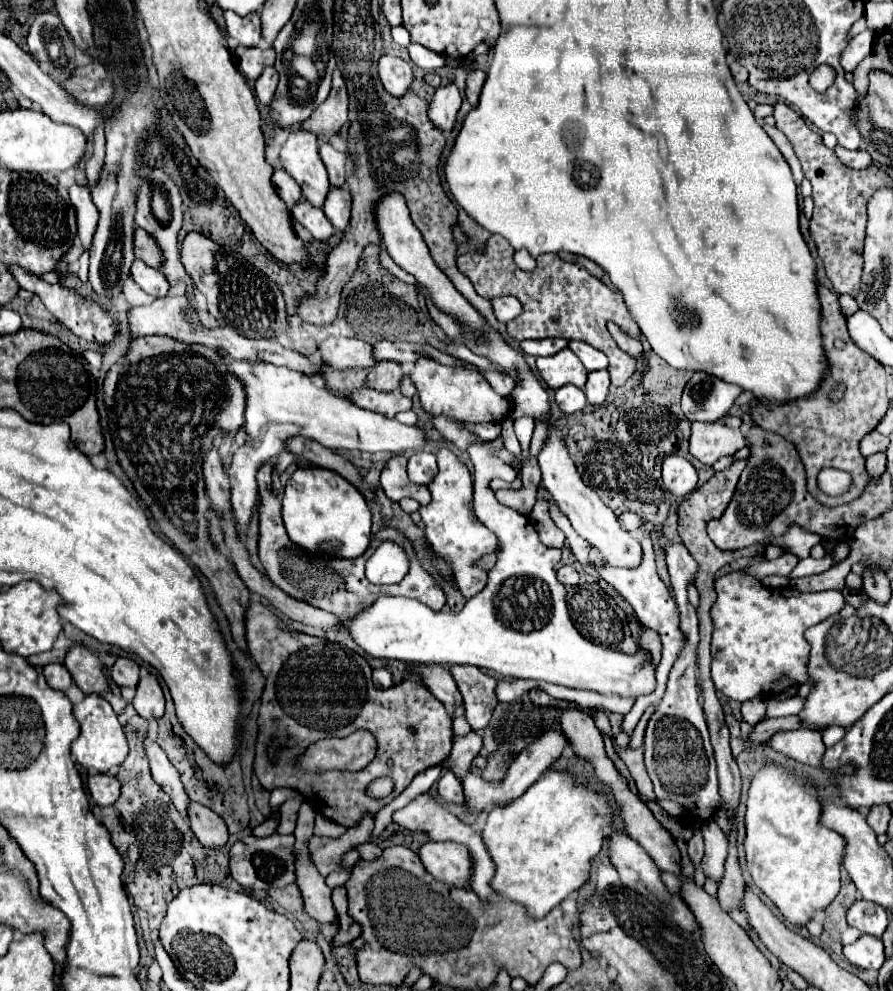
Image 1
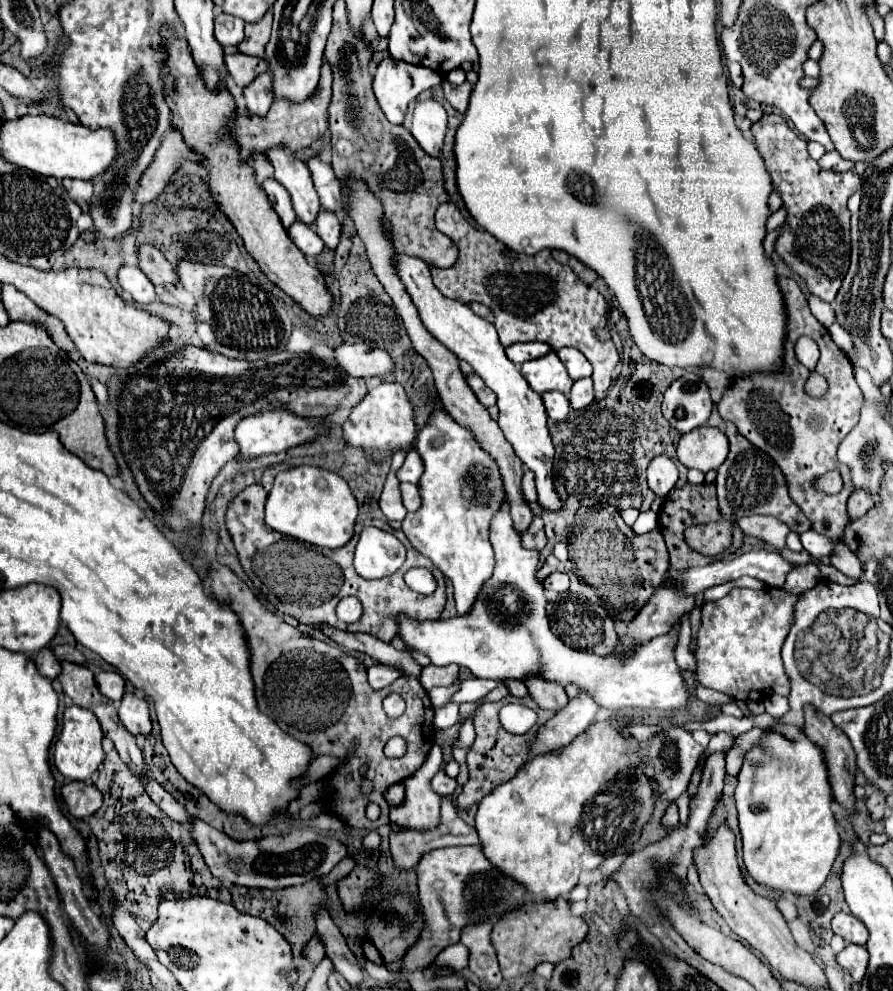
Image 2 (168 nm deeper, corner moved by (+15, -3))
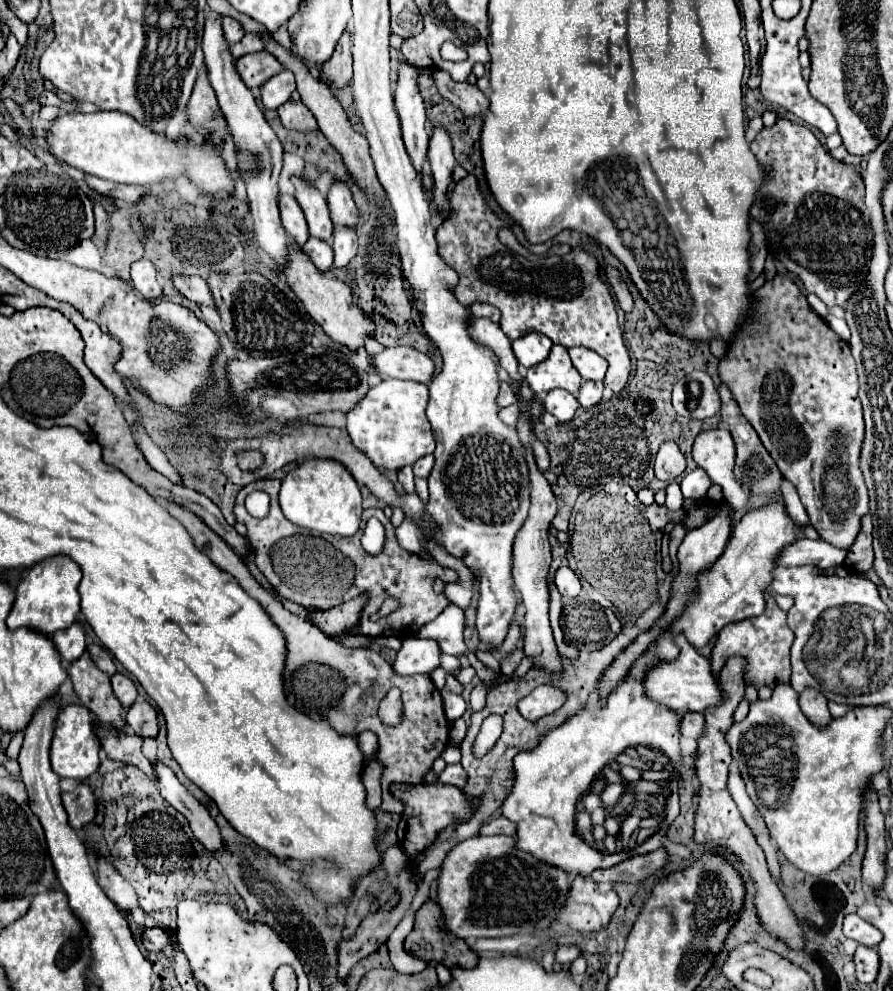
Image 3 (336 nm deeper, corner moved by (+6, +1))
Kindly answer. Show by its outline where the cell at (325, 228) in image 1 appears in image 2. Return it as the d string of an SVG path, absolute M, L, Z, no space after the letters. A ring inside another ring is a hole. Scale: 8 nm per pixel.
M296 219L296 223L292 223L292 227L288 229L288 237L300 247L300 251L302 251L304 255L316 257L316 255L324 249L322 239L320 239L310 227L304 227L304 223L300 223L298 219Z

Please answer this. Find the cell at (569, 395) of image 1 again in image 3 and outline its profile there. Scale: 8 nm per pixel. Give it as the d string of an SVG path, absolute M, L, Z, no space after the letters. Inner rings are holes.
M553 389L545 395L543 405L551 415L557 417L559 423L567 423L569 419L573 419L573 415L579 407L579 401L565 389Z

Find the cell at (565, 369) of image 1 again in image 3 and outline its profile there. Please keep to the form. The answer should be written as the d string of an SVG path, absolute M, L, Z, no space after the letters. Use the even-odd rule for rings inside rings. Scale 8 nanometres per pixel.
M553 345L545 361L541 361L535 367L529 367L525 381L529 383L535 395L545 395L555 387L567 389L569 393L577 395L581 387L581 375L577 375L577 369L569 359L567 349L561 345Z

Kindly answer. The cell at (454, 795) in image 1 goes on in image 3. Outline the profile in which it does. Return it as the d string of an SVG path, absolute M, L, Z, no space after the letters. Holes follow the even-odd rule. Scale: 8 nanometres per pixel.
M457 763L457 765L447 765L443 769L443 773L439 775L439 779L443 783L451 783L451 785L457 785L457 787L465 787L467 783L467 775L465 775L465 769Z

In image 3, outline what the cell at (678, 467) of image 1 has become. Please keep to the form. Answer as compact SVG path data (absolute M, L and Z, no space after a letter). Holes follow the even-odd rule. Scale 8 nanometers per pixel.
M665 441L655 457L655 477L665 483L671 483L677 477L681 477L683 471L685 471L683 453L679 451L675 441Z

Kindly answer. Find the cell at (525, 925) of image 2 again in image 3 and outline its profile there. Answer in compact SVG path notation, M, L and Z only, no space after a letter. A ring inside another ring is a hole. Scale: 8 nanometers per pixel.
M579 875L571 885L569 899L561 909L559 921L569 923L575 931L601 931L617 907L619 897L613 889L601 893L593 879Z

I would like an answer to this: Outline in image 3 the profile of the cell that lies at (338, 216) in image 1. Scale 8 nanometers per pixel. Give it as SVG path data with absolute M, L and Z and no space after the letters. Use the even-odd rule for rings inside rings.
M335 227L333 233L335 267L347 267L347 263L357 255L357 235L351 227Z

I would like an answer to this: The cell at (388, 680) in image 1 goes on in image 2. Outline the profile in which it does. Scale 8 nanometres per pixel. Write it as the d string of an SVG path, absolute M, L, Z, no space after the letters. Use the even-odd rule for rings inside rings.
M372 665L368 669L368 683L372 689L384 689L388 687L392 681L396 681L398 677L402 677L402 671L400 669L392 669L388 665Z

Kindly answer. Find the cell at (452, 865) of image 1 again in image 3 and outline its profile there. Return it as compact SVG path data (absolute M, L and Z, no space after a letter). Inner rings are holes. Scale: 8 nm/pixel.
M507 835L473 837L449 851L439 875L437 901L445 915L445 927L461 939L509 937L519 933L551 929L561 907L567 903L571 875L549 867L533 855L515 847L517 839Z

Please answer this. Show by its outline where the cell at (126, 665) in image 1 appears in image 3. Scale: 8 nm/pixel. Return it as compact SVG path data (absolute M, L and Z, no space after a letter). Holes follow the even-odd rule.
M121 673L113 675L113 677L111 677L111 683L113 683L113 691L115 691L117 699L121 701L121 705L123 705L125 709L129 709L129 707L135 703L135 697L137 697L137 687L135 687L135 683L133 683L129 677L121 675Z

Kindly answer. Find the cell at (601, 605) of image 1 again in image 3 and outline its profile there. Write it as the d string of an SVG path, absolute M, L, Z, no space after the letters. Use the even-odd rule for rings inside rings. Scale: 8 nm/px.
M579 595L563 605L561 629L567 645L579 649L585 643L585 651L595 651L619 635L621 623L611 609L589 601L587 595Z

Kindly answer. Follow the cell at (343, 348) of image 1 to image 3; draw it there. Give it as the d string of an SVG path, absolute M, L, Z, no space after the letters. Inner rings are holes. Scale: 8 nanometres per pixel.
M387 347L383 353L373 357L377 371L395 379L409 379L417 383L429 383L435 373L431 357L419 353L413 347Z

